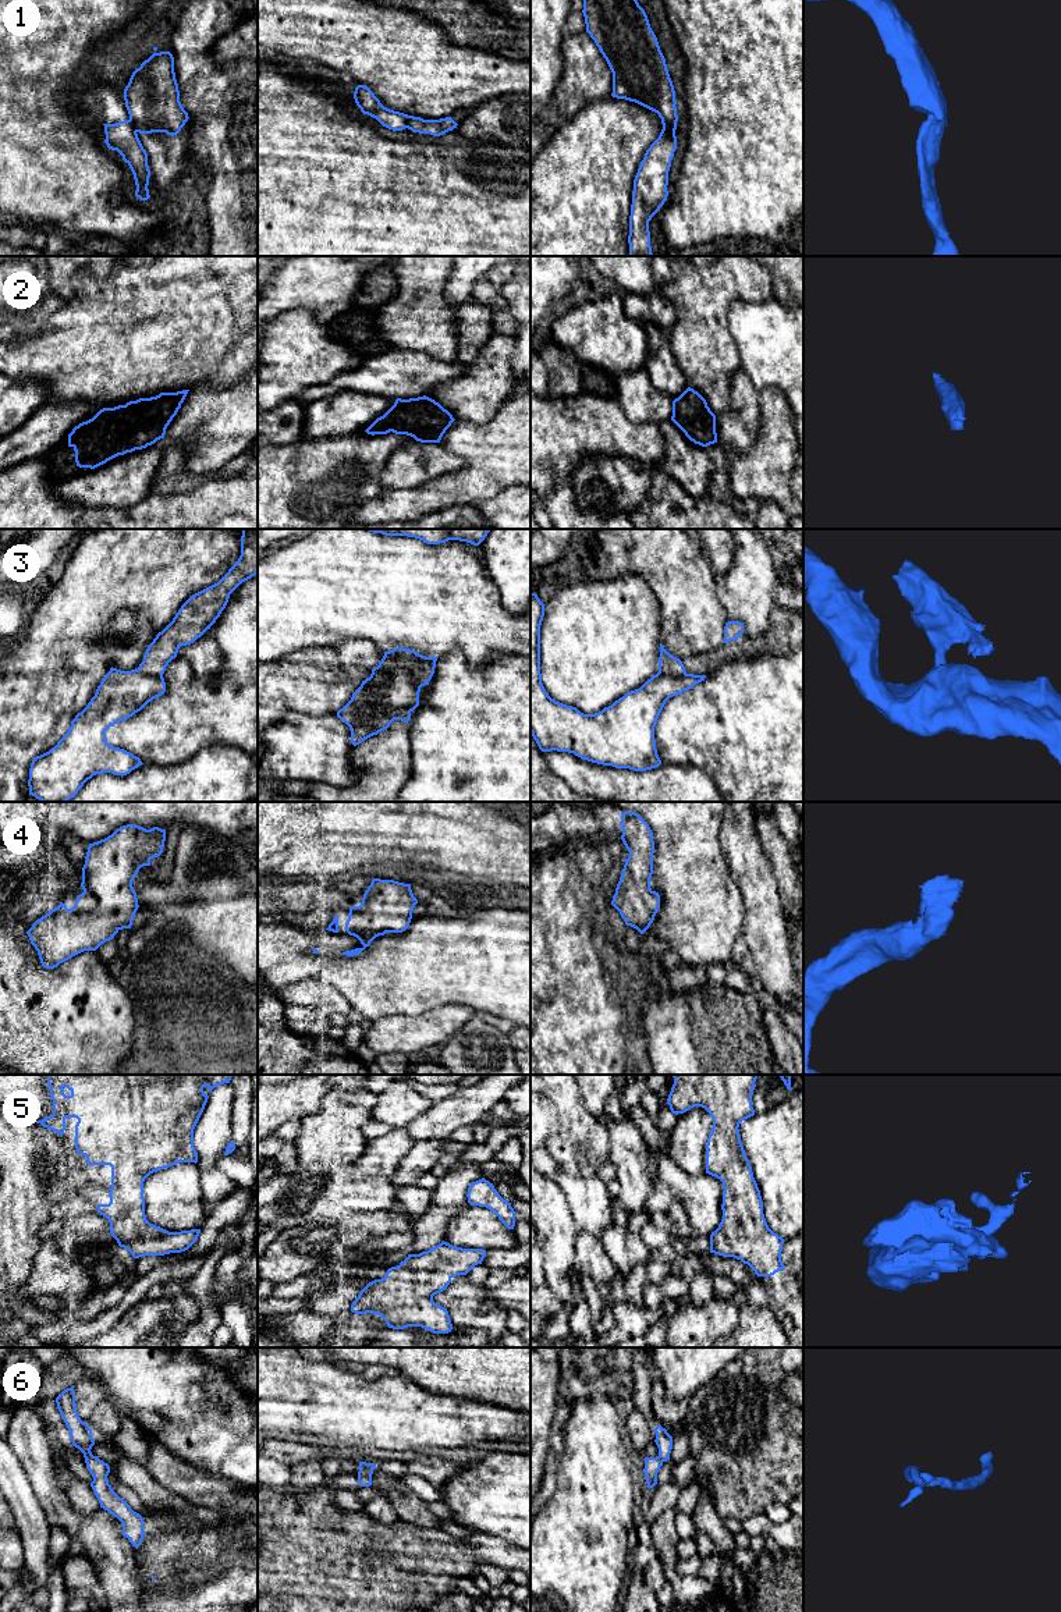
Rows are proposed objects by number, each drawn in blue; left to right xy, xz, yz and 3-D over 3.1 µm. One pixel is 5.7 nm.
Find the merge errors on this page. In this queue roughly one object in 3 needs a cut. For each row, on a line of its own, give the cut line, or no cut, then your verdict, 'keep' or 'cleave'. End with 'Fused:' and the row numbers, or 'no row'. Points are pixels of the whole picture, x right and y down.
1: cut in xy along (130, 119), (137, 131); cleave
2: no cut; keep
3: cut in xz along (429, 657), (415, 670), (415, 680), (419, 684); cleave
4: no cut; keep
5: no cut; keep
6: no cut; keep
Fused: 1, 3

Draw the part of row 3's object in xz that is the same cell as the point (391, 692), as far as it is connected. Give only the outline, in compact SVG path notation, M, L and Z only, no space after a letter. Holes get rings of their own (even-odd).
M404 647L384 651L370 677L362 681L351 700L337 711L337 717L351 729L354 746L387 729L394 720L411 720L411 713L419 706L421 688L429 685L415 678L416 667L426 658Z

